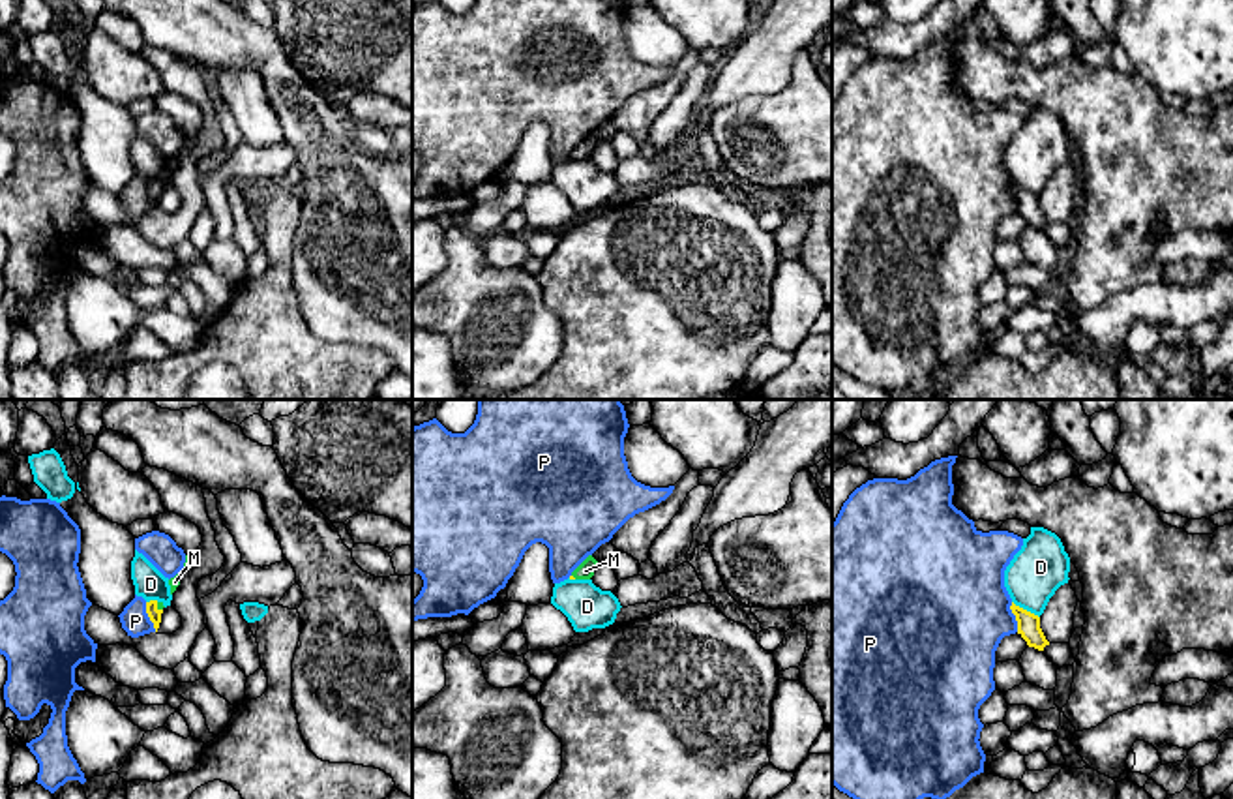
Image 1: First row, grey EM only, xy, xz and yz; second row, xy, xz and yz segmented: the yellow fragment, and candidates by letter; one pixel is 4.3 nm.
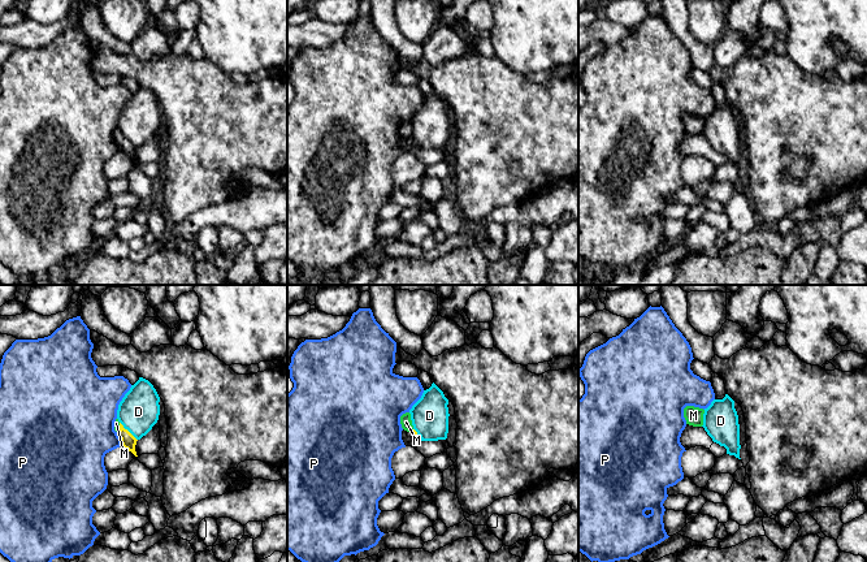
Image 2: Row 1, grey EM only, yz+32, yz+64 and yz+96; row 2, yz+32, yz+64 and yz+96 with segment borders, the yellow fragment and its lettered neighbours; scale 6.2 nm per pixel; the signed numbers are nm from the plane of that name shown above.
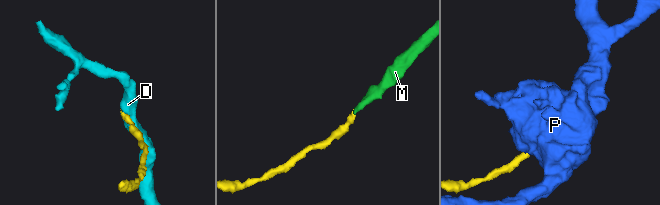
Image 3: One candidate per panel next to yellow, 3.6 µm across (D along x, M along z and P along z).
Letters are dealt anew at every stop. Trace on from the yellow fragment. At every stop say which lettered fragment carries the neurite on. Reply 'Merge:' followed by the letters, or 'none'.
Merge: M

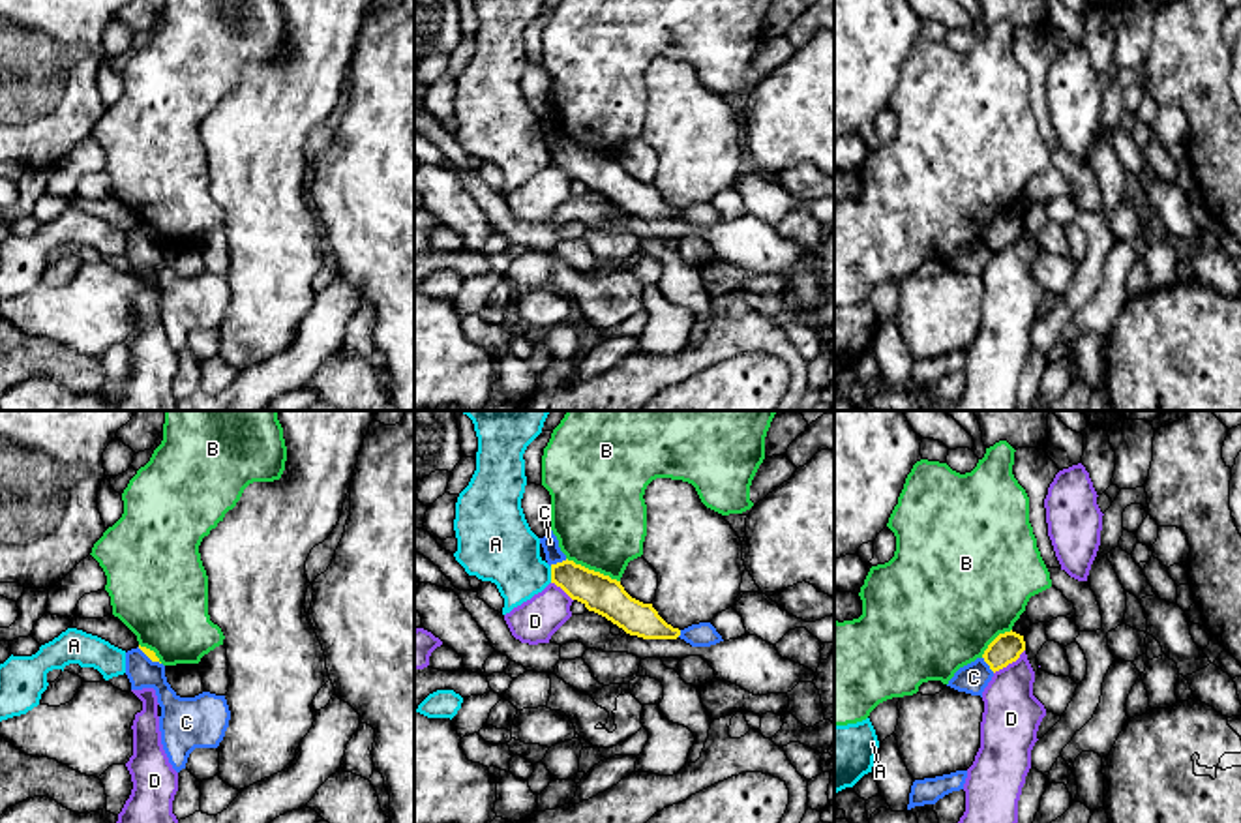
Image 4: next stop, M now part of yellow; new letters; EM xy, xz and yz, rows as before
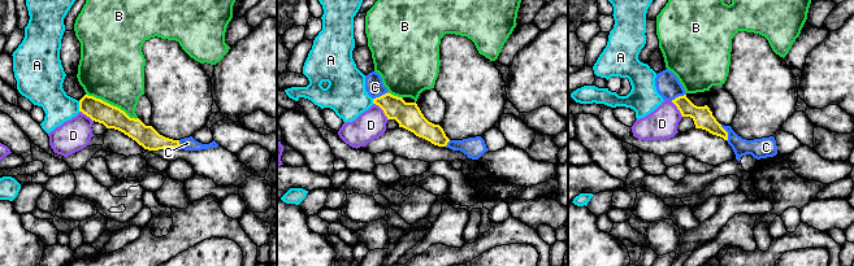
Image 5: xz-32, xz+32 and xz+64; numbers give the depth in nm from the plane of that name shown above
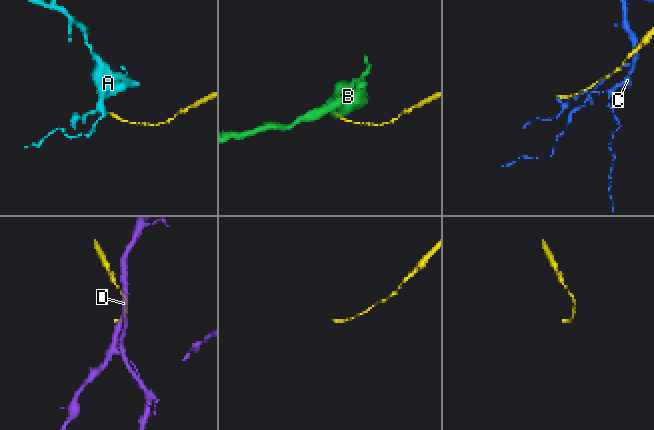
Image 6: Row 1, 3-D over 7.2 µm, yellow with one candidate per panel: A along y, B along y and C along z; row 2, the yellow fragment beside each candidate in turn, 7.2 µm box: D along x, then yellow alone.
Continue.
Merge: none

